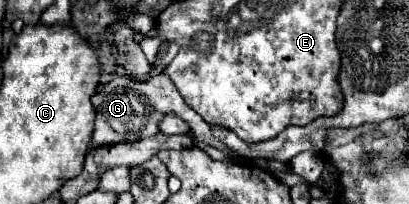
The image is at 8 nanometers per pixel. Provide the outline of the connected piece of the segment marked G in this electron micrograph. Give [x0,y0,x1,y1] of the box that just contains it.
[93,73,215,147]

